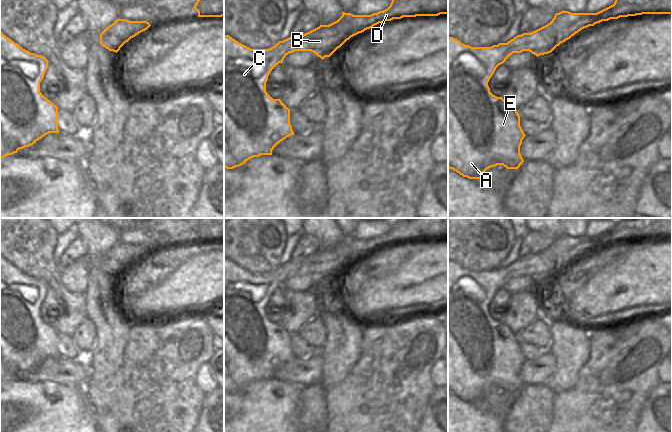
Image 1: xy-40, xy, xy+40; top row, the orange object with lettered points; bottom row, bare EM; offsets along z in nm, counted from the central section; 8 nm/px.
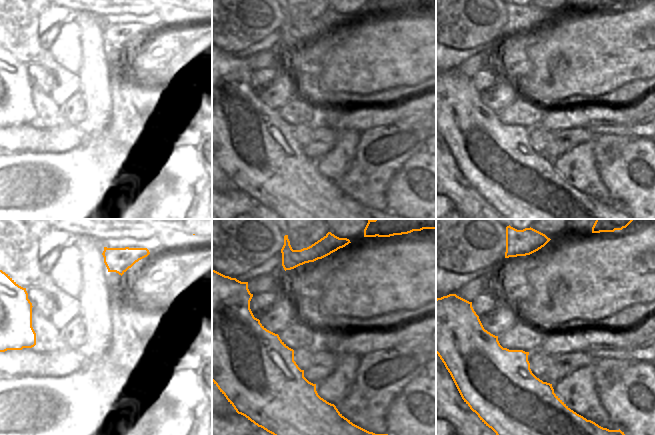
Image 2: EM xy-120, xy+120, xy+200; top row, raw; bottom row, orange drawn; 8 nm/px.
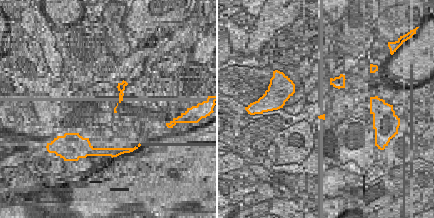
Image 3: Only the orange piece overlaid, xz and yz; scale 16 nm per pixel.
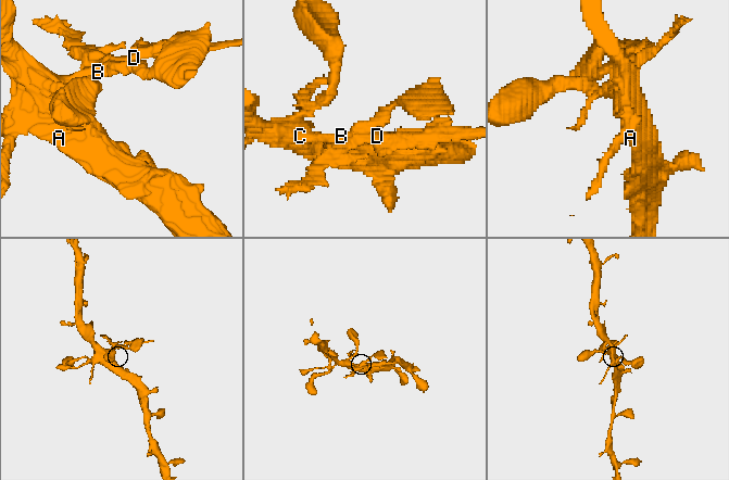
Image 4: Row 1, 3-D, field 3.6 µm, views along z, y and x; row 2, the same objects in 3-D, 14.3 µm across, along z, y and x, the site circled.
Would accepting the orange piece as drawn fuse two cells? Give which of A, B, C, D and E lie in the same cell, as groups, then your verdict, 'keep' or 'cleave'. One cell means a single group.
groups A C E / B D; cleave

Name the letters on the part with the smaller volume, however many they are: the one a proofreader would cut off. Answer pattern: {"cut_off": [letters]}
{"cut_off": ["B", "D"]}

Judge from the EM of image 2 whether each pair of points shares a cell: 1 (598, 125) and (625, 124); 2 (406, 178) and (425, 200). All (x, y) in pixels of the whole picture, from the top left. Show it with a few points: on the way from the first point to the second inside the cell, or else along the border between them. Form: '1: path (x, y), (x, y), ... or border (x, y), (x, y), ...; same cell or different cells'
1: path (605, 124), (618, 124); same cell
2: path (411, 183), (423, 195); same cell

